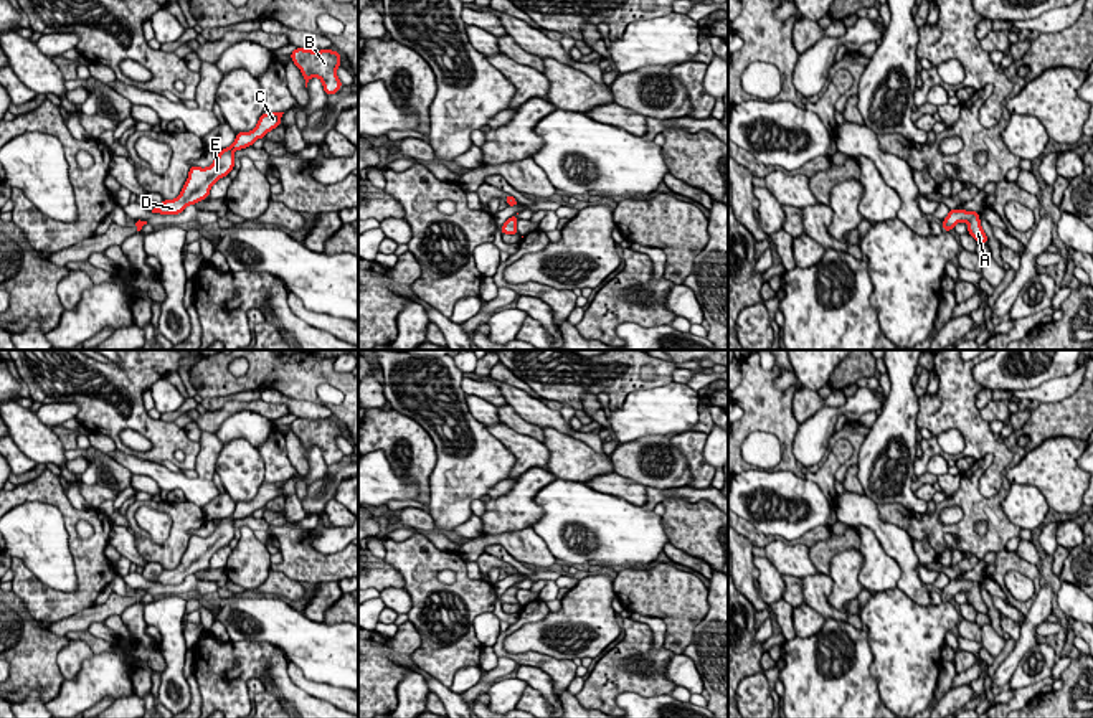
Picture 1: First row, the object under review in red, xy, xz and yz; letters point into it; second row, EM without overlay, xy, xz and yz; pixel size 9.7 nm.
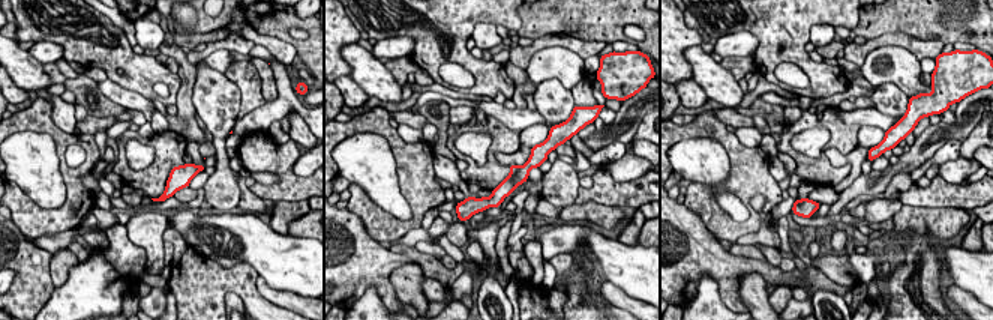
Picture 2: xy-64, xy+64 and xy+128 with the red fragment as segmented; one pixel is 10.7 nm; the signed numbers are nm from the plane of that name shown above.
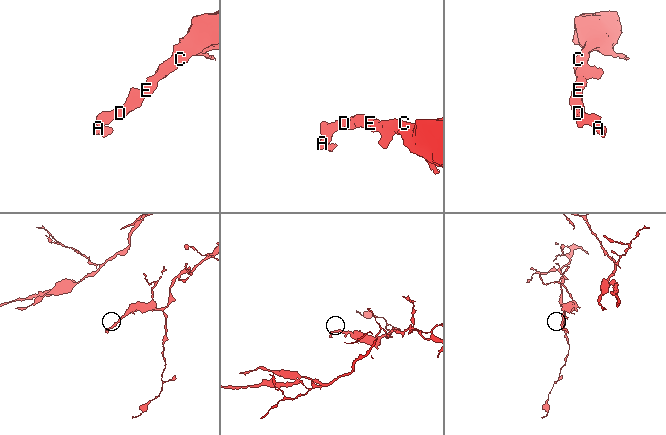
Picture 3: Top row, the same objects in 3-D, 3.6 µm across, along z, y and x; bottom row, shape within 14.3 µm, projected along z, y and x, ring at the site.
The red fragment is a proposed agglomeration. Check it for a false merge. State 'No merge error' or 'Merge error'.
No merge error

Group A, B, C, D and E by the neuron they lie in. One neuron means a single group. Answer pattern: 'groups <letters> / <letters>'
groups A B C D E

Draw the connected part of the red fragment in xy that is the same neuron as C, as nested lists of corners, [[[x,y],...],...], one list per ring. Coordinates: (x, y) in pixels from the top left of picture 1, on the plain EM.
[[[263,482],[258,495],[249,502],[236,502],[234,512],[220,520],[213,533],[206,538],[190,536],[188,548],[183,553],[180,564],[175,569],[163,569],[152,583],[180,584],[187,576],[206,569],[211,556],[223,546],[228,546],[234,538],[234,522],[251,517],[258,508],[266,507],[267,502],[281,495],[284,482]]]

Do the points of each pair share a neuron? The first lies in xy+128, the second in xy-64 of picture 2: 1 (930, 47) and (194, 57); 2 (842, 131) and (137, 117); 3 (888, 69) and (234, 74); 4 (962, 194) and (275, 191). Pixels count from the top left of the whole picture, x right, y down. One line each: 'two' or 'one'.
1: one
2: two
3: two
4: one

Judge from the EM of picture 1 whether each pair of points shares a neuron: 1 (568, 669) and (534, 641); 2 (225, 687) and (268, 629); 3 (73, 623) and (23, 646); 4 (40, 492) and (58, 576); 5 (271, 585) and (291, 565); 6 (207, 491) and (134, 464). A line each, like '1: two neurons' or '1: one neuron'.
1: two neurons
2: two neurons
3: two neurons
4: two neurons
5: two neurons
6: one neuron

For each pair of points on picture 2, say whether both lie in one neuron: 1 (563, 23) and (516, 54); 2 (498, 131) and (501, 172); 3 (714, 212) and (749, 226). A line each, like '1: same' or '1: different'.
1: different
2: same
3: same

